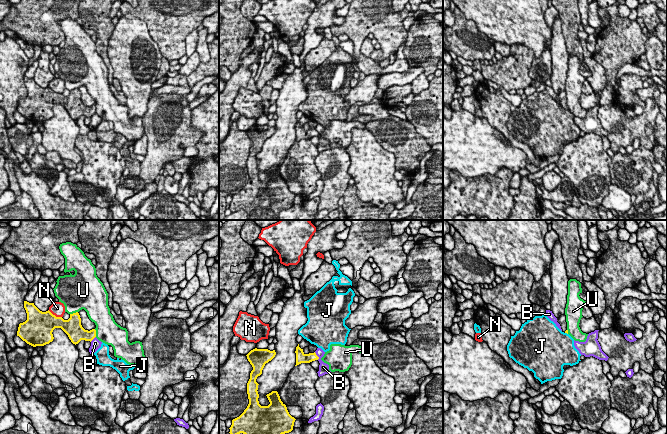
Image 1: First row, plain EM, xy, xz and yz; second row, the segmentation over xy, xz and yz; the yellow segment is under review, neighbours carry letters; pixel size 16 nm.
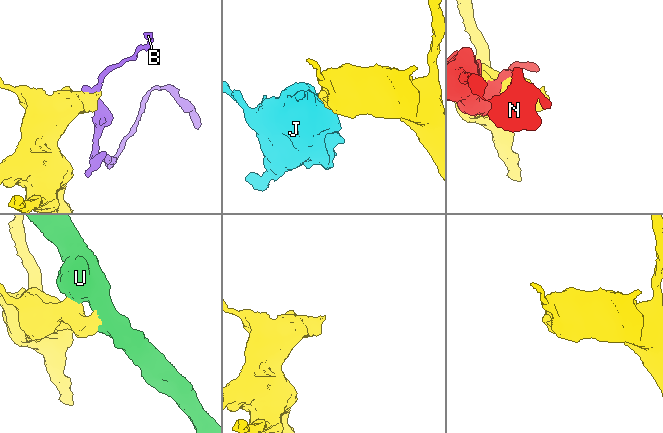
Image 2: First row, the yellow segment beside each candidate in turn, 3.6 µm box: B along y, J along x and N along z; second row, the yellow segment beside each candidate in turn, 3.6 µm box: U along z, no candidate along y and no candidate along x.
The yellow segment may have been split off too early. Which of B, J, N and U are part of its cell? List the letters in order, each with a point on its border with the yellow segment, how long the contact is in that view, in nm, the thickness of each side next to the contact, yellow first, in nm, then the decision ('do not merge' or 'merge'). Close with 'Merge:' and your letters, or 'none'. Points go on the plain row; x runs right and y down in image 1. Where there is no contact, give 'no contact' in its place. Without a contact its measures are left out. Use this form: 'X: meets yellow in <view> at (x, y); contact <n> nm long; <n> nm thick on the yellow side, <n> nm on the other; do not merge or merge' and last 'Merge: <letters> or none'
B: meets yellow in xz at (317, 132); contact 140 nm long; 160 nm thick on the yellow side, 160 nm on the other; do not merge
J: meets yellow in yz at (566, 108); contact 60 nm long; 50 nm thick on the yellow side, 460 nm on the other; do not merge
N: meets yellow in xy at (54, 91); contact 260 nm long; 400 nm thick on the yellow side, 220 nm on the other; do not merge
U: meets yellow in xy at (73, 89); contact 140 nm long; 300 nm thick on the yellow side, 420 nm on the other; do not merge
Merge: none

